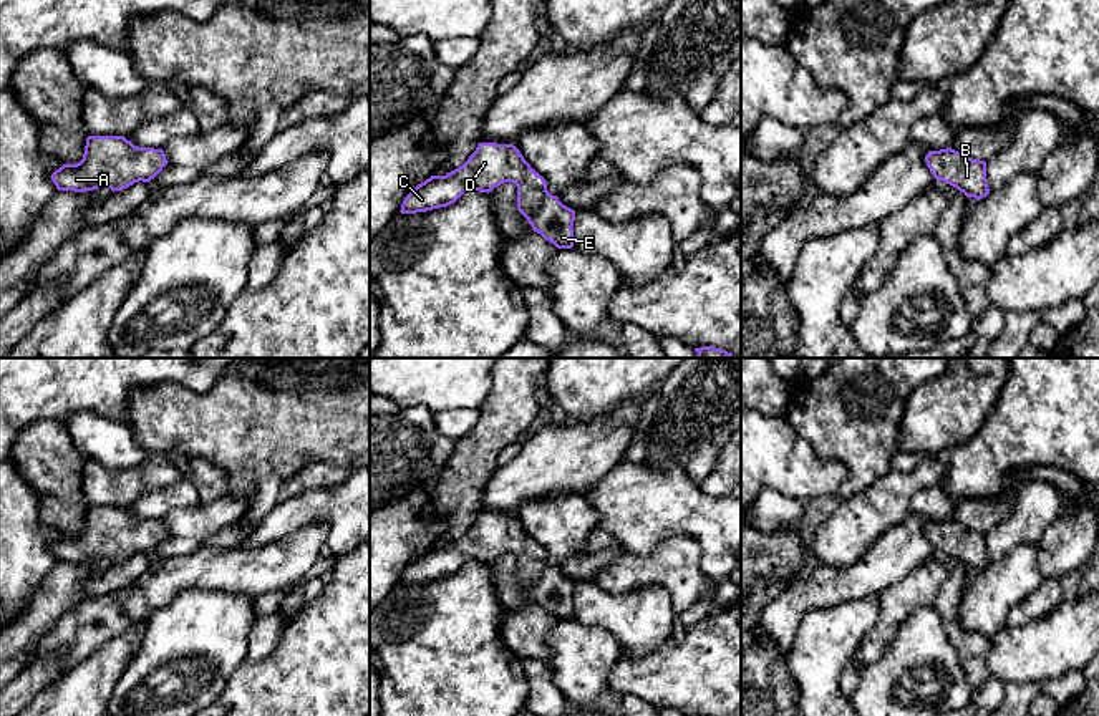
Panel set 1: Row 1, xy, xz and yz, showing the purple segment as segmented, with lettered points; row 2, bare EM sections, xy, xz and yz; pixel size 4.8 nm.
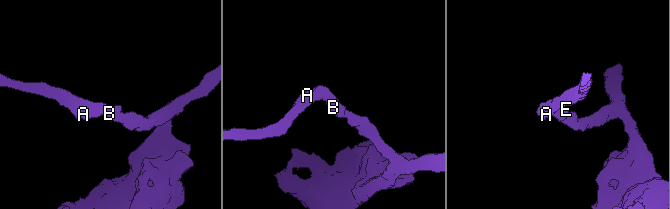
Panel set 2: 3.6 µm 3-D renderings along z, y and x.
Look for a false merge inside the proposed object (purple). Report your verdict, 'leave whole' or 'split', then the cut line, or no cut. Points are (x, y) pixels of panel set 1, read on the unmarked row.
leave whole; no cut

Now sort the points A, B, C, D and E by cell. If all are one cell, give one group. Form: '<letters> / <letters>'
A B C D E

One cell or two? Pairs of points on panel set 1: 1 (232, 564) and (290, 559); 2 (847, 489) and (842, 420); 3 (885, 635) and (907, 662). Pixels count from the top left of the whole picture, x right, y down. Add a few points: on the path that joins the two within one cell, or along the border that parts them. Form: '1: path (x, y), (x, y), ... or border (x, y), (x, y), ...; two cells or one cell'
1: path (247, 566), (275, 566); one cell
2: path (856, 473), (856, 436); one cell
3: border (914, 609), (884, 653), (864, 668); two cells

